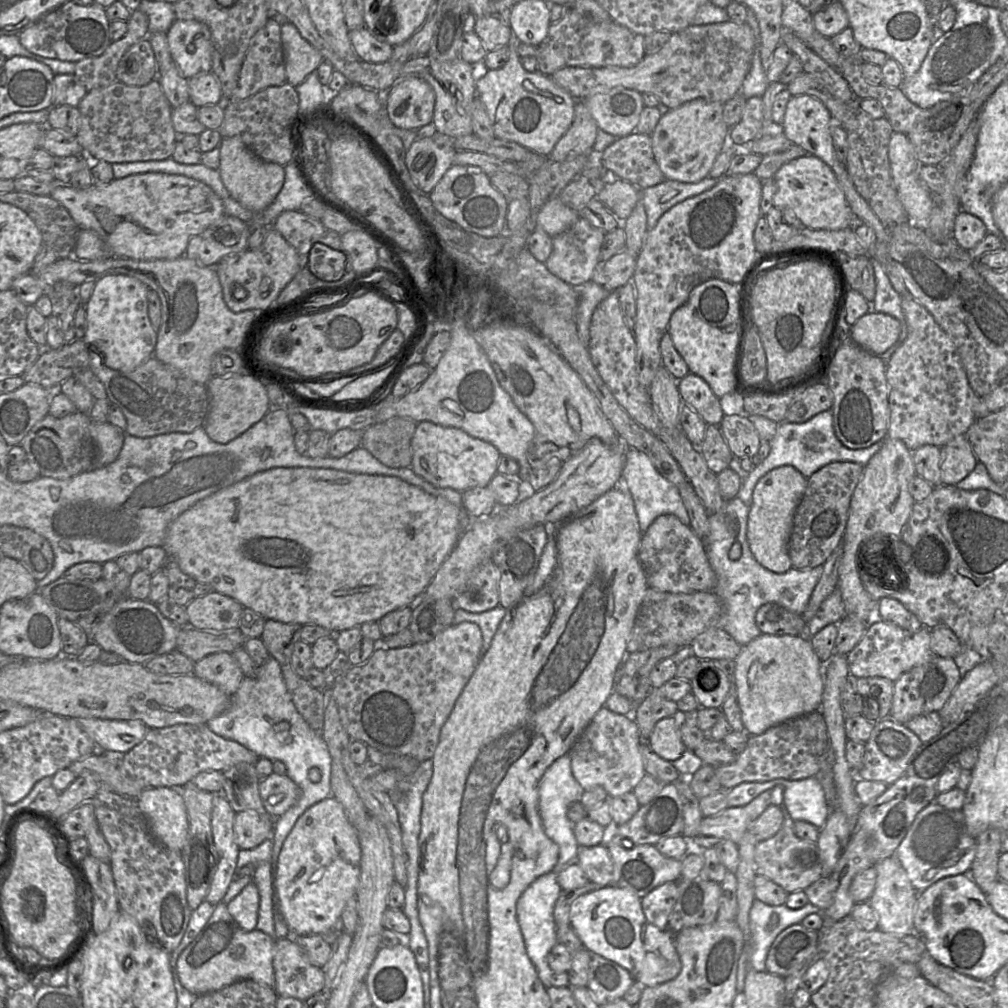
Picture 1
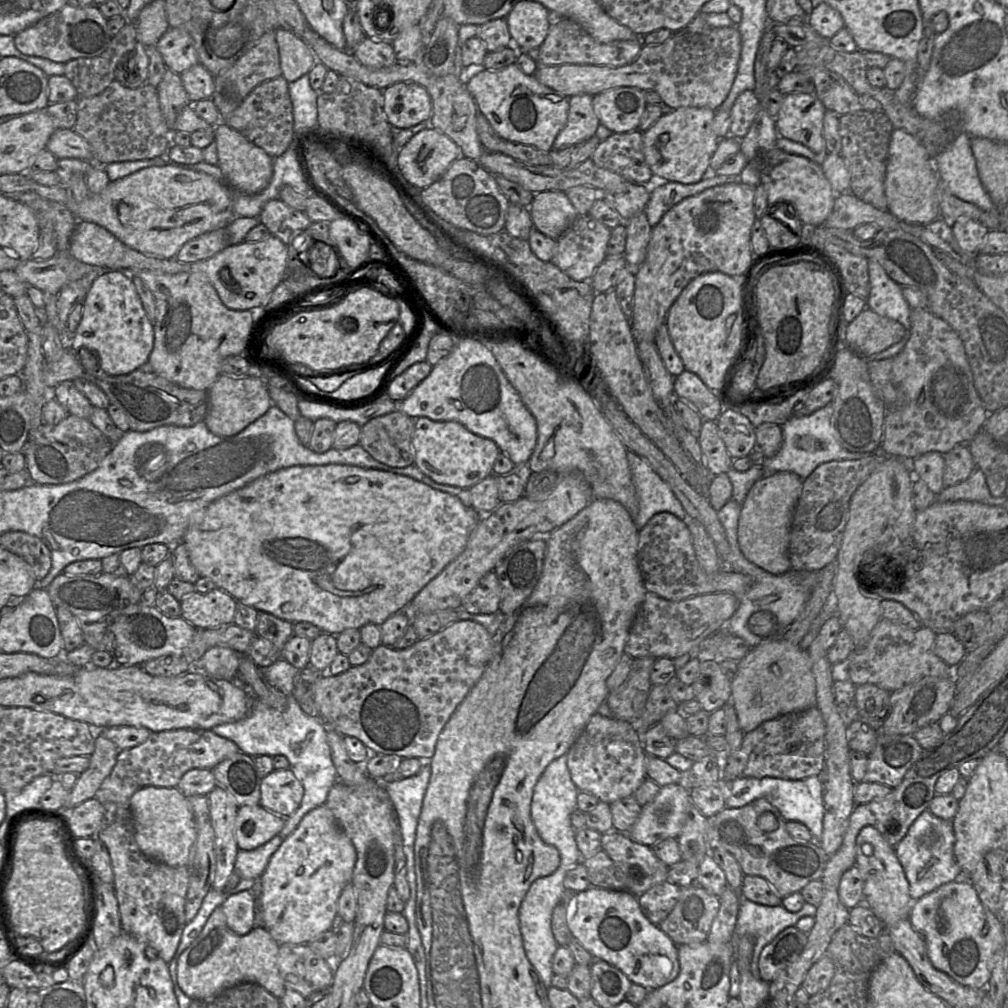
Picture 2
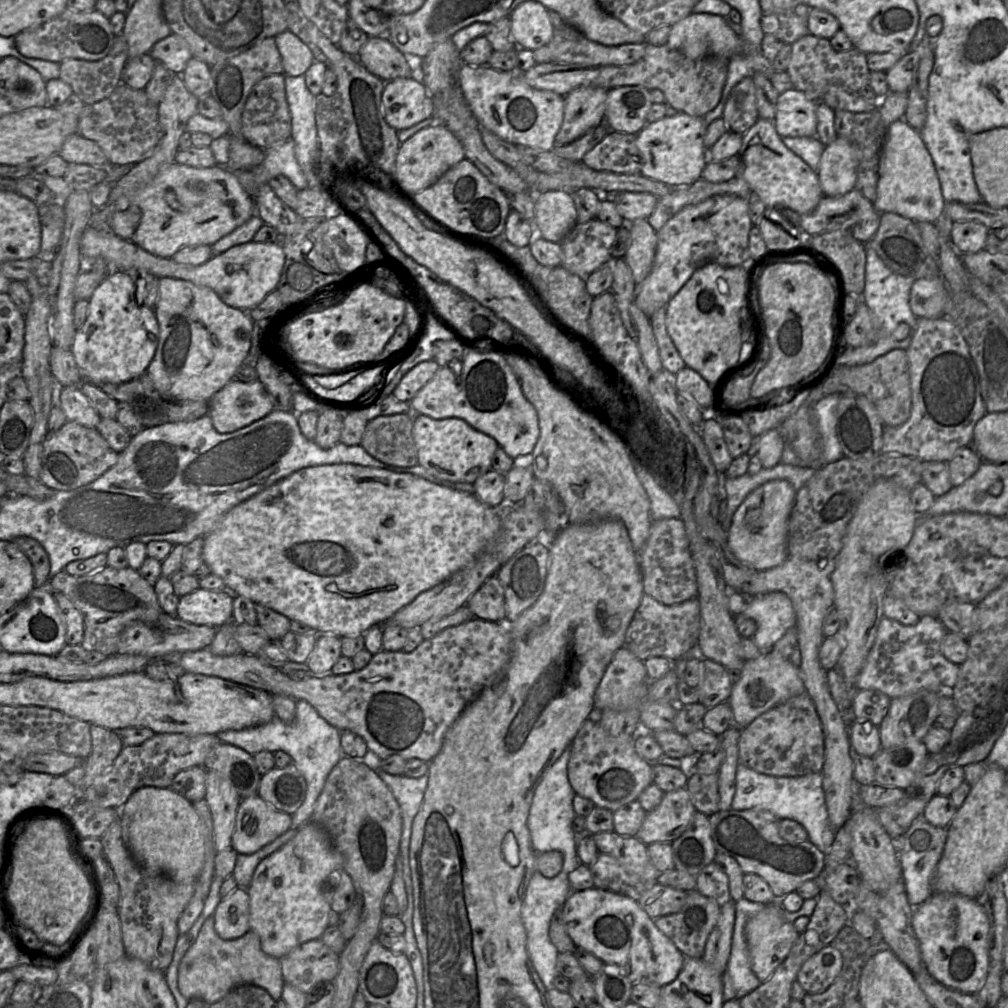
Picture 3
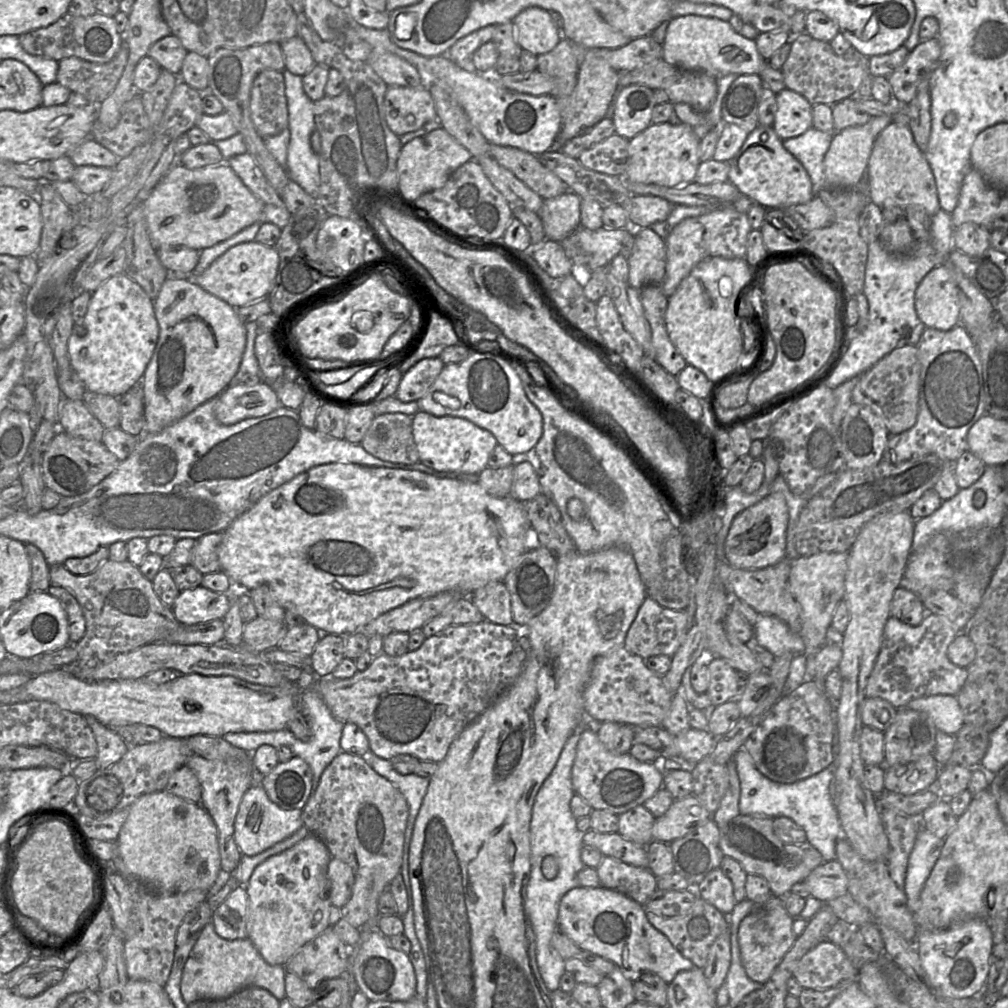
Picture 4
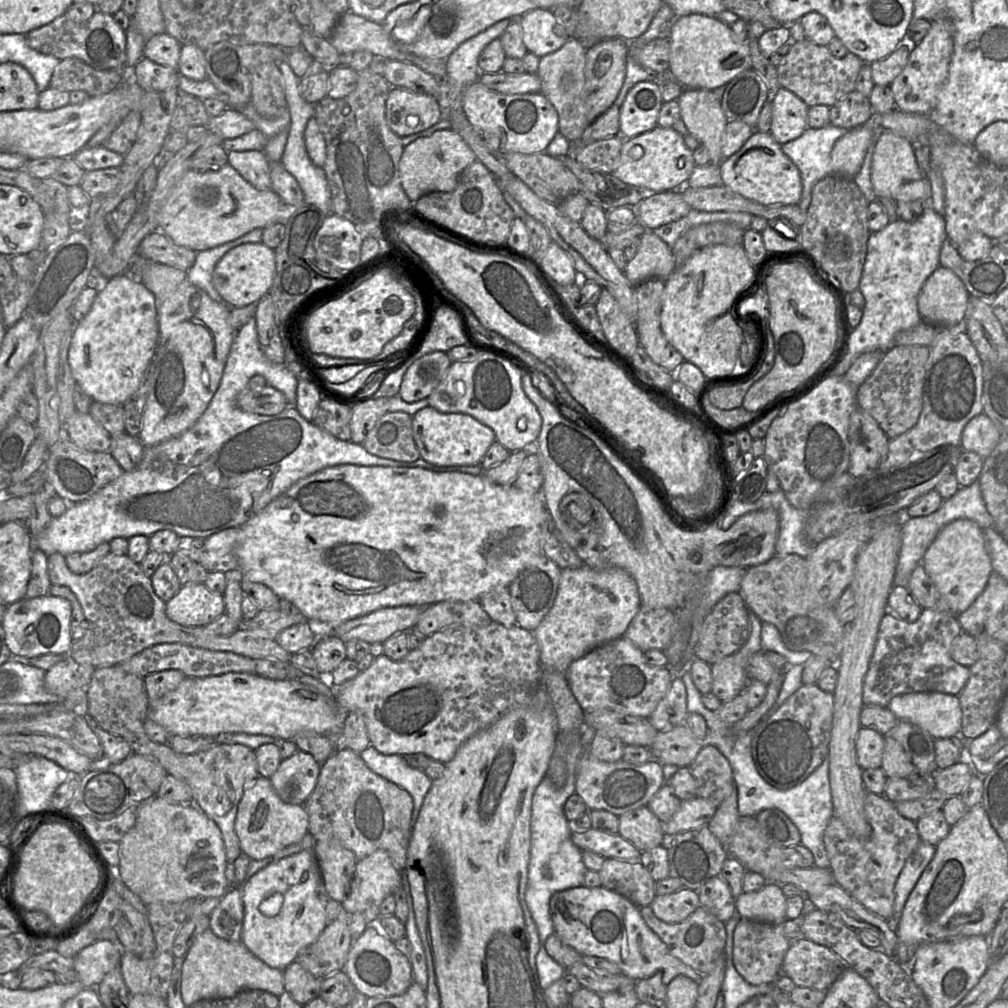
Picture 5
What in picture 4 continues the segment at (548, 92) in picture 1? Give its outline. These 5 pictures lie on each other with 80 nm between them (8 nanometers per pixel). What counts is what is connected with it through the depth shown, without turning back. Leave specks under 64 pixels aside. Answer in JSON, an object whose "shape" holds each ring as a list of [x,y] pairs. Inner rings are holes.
{"shape":[[[349,19],[345,30],[345,41],[364,40],[374,52],[391,53],[415,66],[421,74],[422,86],[435,82],[444,82],[457,99],[472,124],[491,144],[521,149],[525,152],[540,155],[549,151],[562,128],[562,115],[557,100],[551,95],[530,95],[508,90],[501,86],[496,77],[462,69],[447,55],[426,57],[397,46],[387,29],[366,28]]]}

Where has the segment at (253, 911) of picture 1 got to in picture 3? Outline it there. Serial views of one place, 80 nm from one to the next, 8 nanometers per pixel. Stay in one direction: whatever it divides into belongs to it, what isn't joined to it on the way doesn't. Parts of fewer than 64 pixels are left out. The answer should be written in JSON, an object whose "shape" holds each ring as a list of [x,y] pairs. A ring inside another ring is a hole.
{"shape":[[[237,887],[222,899],[215,912],[215,930],[223,940],[242,937],[249,930],[249,895],[247,888]]]}

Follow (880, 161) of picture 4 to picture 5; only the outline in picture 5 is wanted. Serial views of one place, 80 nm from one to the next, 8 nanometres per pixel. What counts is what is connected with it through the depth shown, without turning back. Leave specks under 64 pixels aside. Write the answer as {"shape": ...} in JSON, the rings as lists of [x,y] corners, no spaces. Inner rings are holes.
{"shape":[[[883,130],[876,142],[871,167],[871,181],[878,197],[886,196],[895,201],[921,201],[928,204],[932,187],[928,177],[917,164],[912,143],[892,131]]]}

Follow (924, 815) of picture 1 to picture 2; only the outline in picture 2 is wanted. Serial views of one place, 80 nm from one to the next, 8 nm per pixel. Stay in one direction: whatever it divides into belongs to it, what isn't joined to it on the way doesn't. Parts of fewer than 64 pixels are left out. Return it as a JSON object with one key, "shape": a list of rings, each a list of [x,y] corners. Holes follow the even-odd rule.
{"shape":[[[926,809],[897,844],[895,853],[908,880],[910,896],[913,901],[936,890],[943,884],[962,878],[962,870],[954,856],[954,843],[952,822],[939,818]]]}

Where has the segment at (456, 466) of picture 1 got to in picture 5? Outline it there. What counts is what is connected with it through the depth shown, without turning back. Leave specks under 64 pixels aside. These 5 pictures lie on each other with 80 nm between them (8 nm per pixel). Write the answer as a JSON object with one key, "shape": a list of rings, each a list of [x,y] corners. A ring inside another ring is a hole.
{"shape":[[[430,406],[412,416],[412,435],[420,457],[437,466],[480,464],[495,441],[491,428],[463,413],[441,413]]]}

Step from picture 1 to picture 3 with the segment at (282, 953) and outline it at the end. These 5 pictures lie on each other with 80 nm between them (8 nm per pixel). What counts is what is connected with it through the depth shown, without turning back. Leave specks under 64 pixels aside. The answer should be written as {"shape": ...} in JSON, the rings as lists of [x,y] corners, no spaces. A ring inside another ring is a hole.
{"shape":[[[320,939],[303,943],[279,959],[285,983],[304,993],[324,981],[333,981],[340,969],[340,955]]]}

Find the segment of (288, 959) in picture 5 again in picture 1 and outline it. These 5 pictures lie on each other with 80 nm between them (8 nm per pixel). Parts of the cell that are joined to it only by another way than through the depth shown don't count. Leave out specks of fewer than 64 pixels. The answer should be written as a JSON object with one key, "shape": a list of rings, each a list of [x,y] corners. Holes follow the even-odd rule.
{"shape":[[[334,796],[304,812],[283,843],[273,875],[276,908],[278,905],[291,937],[334,930],[347,901],[356,896],[360,865],[357,831]]]}

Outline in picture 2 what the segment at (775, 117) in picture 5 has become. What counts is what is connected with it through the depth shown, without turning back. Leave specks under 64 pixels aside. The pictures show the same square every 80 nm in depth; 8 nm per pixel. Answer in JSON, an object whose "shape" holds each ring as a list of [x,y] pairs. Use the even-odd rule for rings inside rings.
{"shape":[[[814,94],[785,95],[775,118],[778,136],[803,144],[817,155],[826,155],[828,152],[823,138],[826,111]]]}

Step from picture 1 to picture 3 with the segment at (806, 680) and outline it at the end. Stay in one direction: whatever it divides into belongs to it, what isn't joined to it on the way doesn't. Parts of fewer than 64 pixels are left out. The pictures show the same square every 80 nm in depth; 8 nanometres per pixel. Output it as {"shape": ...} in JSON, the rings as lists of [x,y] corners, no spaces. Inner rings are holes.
{"shape":[[[772,651],[762,652],[759,658],[745,661],[740,680],[733,684],[728,703],[734,714],[735,725],[743,729],[763,713],[805,691],[798,667]]]}

